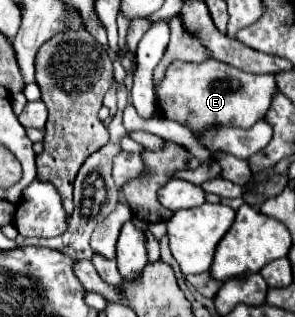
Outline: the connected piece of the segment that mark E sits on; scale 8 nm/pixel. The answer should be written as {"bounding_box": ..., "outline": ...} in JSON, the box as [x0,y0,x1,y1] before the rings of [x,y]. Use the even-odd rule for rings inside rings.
{"bounding_box":[157,59,277,131],"outline":[[[215,59],[203,63],[173,61],[157,89],[157,103],[167,119],[197,131],[209,127],[211,123],[249,129],[253,123],[265,117],[275,93],[277,85],[273,75],[245,73]]]}

